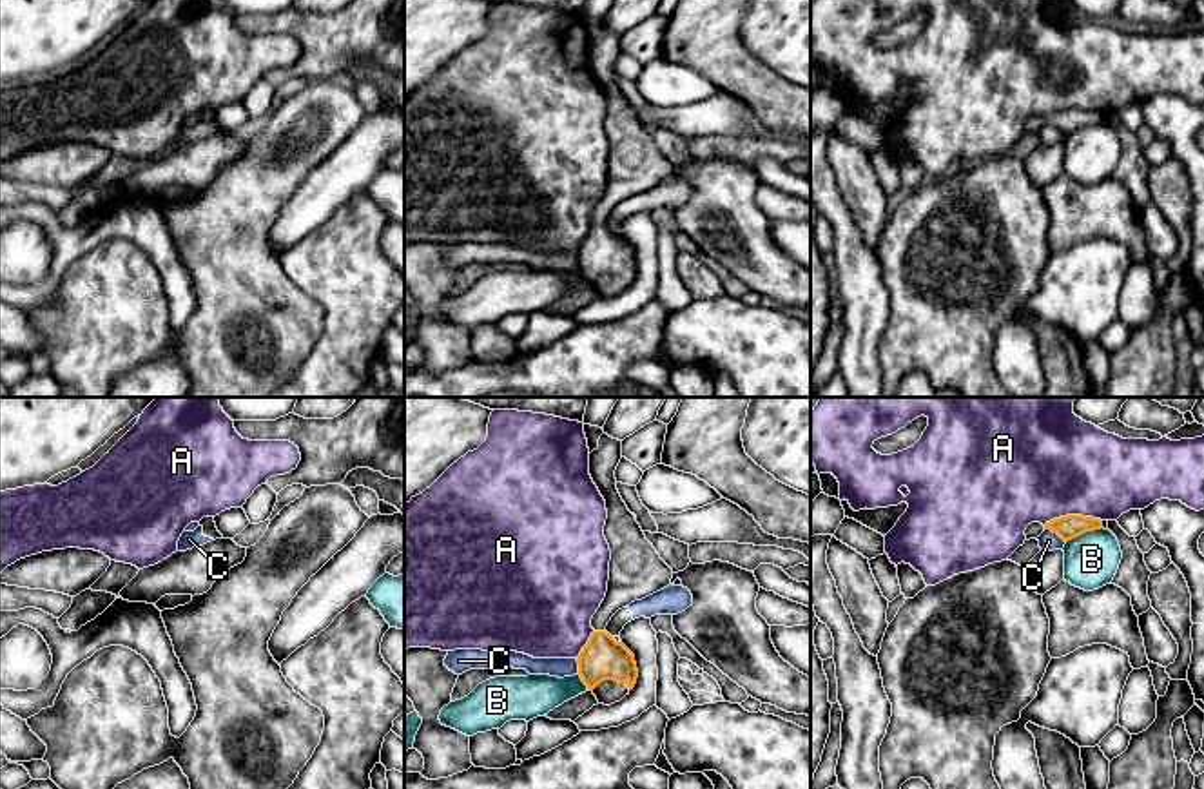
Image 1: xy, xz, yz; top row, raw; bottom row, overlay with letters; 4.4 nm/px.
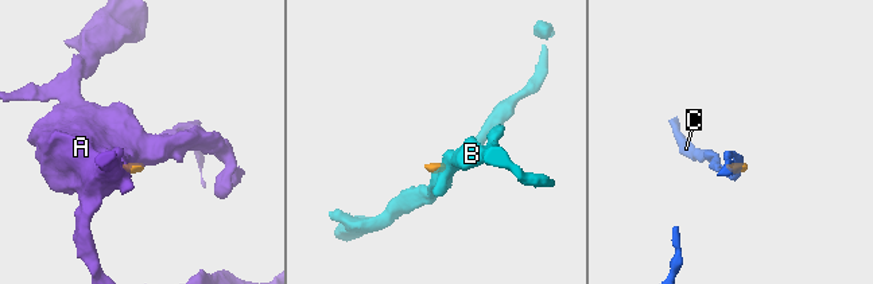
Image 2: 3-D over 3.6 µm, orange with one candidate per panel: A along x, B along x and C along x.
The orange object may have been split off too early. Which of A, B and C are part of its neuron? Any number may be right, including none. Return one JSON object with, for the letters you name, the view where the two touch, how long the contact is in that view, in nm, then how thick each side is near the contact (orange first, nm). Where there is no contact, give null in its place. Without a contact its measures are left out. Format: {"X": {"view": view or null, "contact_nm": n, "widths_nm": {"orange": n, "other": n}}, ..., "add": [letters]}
{"add": []}

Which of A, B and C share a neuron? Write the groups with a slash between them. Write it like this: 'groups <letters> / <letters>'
groups A / B / C

